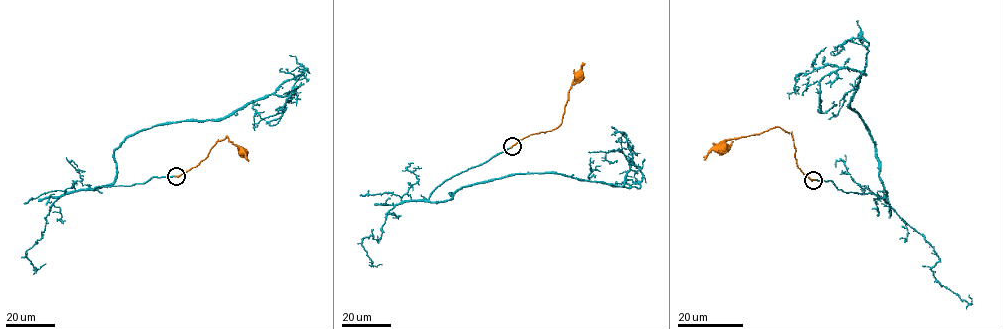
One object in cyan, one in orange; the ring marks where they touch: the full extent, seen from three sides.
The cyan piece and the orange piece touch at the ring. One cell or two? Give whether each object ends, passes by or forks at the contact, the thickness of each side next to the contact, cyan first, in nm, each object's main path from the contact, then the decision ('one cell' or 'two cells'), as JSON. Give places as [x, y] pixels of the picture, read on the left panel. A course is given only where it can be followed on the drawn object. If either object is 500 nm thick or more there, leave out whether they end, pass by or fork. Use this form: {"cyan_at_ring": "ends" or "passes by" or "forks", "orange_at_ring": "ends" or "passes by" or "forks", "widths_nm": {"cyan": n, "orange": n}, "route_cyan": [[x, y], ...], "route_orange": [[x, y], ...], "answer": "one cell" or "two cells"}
{"cyan_at_ring": "ends", "orange_at_ring": "ends", "widths_nm": {"cyan": 280, "orange": 260}, "route_cyan": [[175, 176], [92, 190], [113, 182], [114, 151], [143, 130], [221, 120], [293, 91], [269, 125], [281, 117]], "route_orange": [[175, 176], [196, 166], [216, 142], [226, 136], [243, 151]], "answer": "two cells"}

